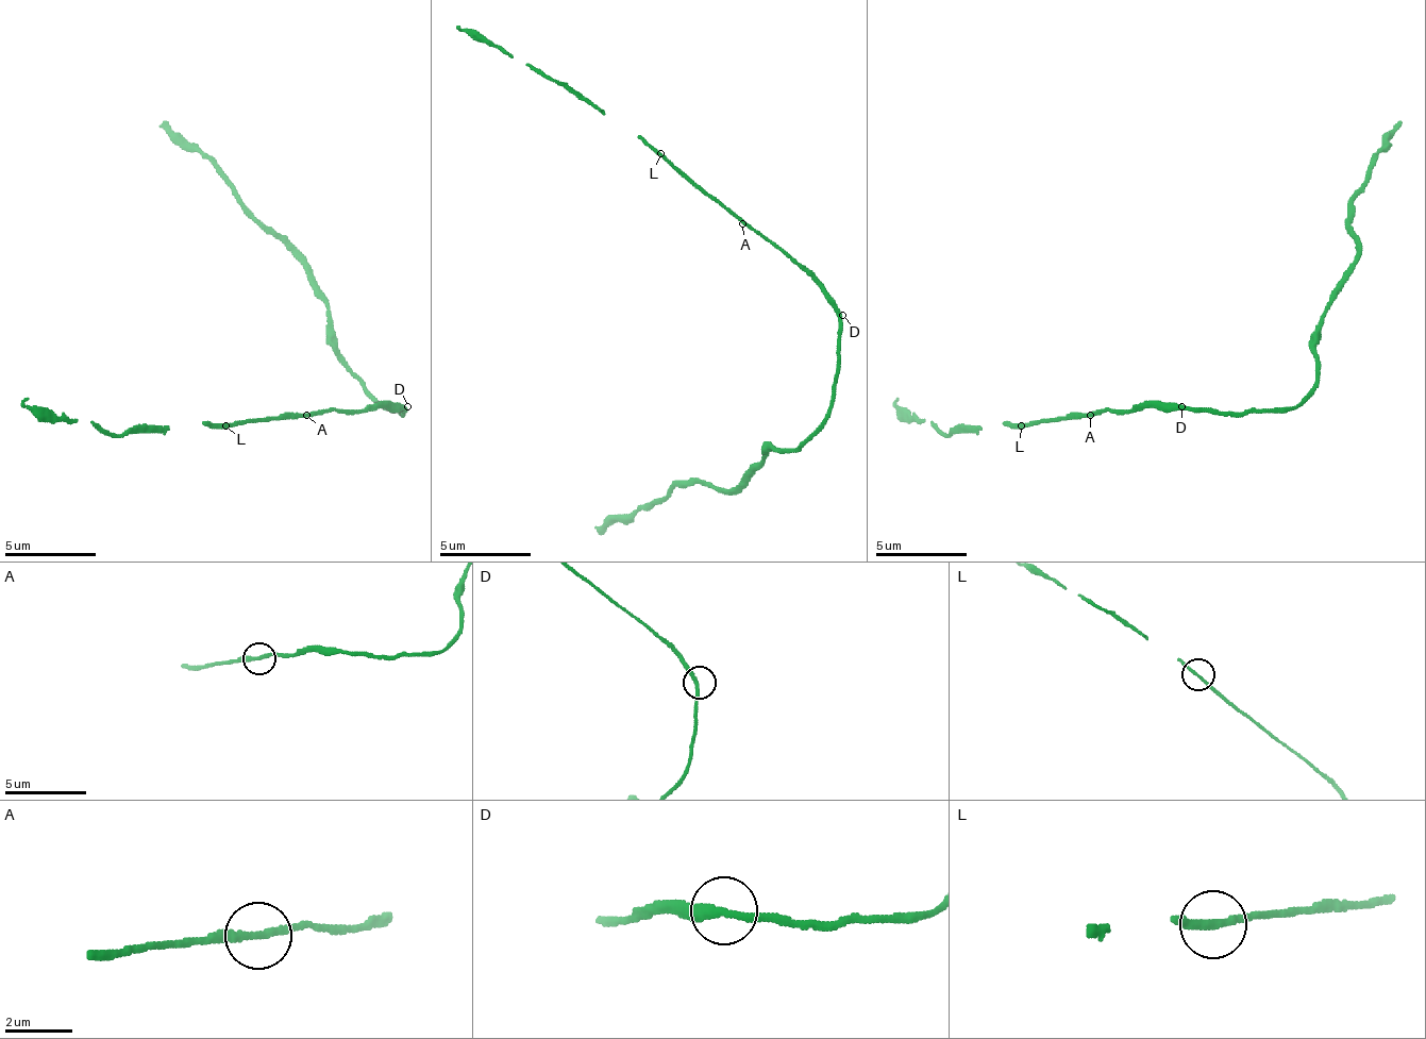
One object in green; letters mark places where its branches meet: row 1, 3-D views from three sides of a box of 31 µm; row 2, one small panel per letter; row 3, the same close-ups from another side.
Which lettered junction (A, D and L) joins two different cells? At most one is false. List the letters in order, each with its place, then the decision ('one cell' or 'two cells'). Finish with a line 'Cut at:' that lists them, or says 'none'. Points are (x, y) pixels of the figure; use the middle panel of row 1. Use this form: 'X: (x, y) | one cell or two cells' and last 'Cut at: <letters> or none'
A: (742, 223) | one cell
D: (842, 315) | one cell
L: (660, 153) | one cell
Cut at: none

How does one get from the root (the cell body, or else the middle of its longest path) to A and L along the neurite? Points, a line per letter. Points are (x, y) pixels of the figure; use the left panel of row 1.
A: (402, 411), (366, 406), (362, 411), (311, 411), (306, 415)
L: (402, 411), (366, 406), (362, 411), (265, 415), (261, 420), (233, 420), (224, 424)

